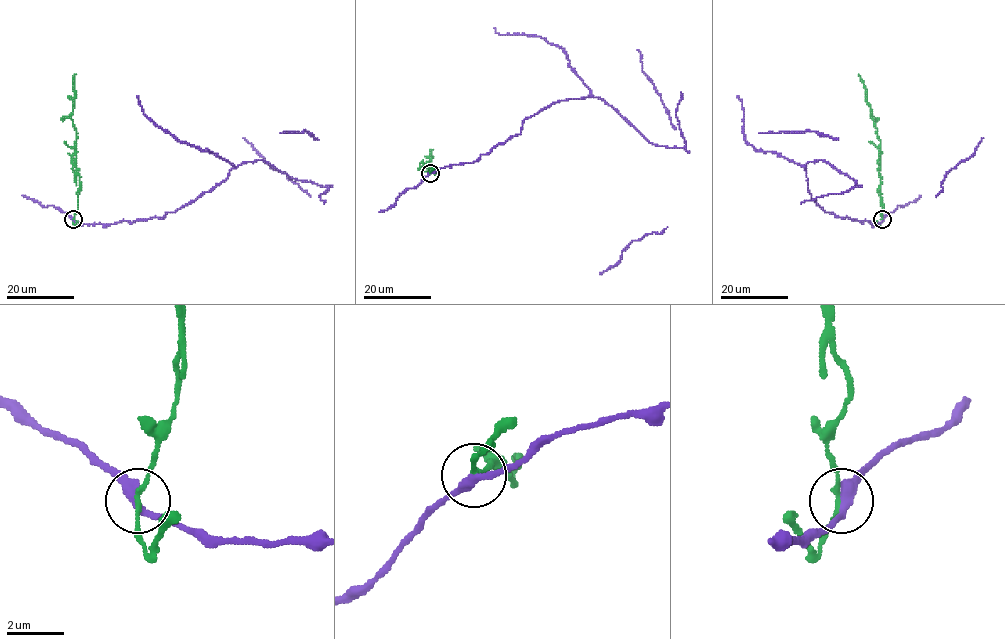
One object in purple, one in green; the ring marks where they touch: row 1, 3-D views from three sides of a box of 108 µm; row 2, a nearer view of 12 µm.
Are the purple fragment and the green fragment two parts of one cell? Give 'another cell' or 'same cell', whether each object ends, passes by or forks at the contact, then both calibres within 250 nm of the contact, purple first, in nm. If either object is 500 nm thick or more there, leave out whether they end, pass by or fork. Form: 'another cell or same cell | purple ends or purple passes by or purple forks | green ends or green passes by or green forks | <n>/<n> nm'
another cell | purple passes by | green passes by | 340/140 nm

